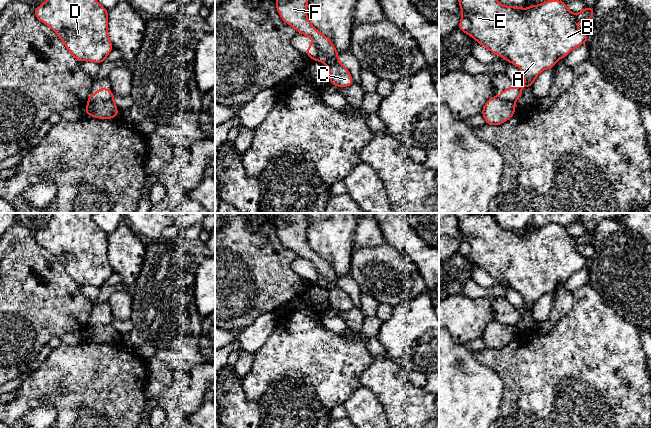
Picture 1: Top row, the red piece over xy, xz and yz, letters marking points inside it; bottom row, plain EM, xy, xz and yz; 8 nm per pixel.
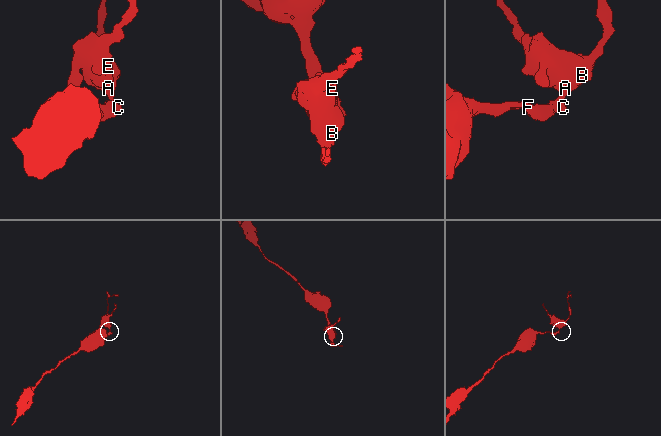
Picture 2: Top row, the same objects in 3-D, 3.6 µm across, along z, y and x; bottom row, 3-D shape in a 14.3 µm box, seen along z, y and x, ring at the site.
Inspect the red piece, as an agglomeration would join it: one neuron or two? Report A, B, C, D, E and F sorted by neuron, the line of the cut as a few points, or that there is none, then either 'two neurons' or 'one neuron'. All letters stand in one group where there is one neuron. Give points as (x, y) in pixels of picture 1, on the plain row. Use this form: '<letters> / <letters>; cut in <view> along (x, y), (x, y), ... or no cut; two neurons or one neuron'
A B C D E / F; cut in xz along (313, 265), (318, 273), (318, 282), (321, 285), (338, 285); two neurons

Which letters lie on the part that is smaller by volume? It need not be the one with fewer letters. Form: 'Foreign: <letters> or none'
Foreign: A, B, C, D, E

